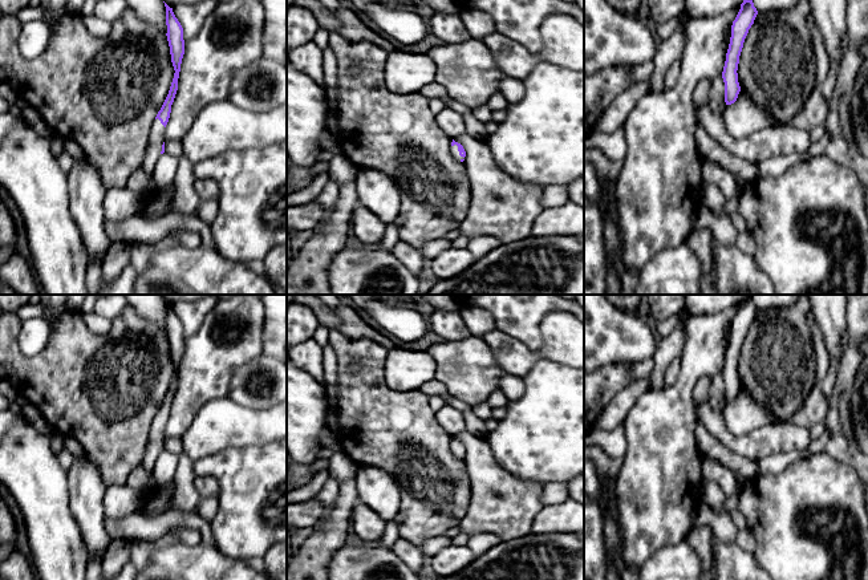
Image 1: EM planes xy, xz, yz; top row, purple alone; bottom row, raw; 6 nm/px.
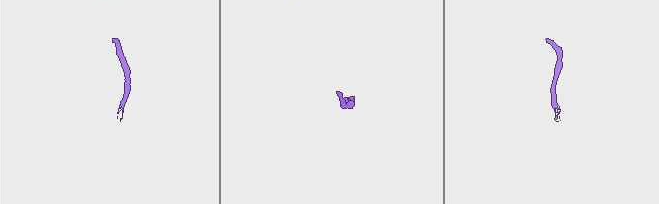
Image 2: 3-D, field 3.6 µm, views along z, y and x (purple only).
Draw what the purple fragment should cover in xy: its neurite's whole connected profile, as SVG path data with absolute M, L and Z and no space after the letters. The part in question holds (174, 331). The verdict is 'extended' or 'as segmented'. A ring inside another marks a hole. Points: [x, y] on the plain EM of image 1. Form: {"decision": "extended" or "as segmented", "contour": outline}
{"decision": "extended", "contour": "M165 300L165 304L166 304L166 323L167 323L166 333L167 333L171 360L173 360L175 370L174 370L174 376L173 376L169 392L161 407L158 409L155 418L153 421L151 429L150 429L147 447L145 450L143 459L141 463L149 472L149 478L141 491L154 491L158 488L158 484L153 476L153 467L159 453L165 450L163 430L169 419L171 402L174 399L174 396L178 388L181 361L184 352L183 325L181 320L178 319L178 316L175 315L173 305L170 305L166 300Z"}

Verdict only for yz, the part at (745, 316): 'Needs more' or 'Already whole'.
Already whole

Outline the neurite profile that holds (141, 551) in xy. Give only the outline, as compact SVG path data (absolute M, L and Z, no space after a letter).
M171 535L171 536L163 536L159 543L149 543L149 542L141 542L134 540L131 543L131 563L137 567L138 571L142 571L153 553L153 551L157 547L165 547L165 545L173 545L178 544L179 542Z

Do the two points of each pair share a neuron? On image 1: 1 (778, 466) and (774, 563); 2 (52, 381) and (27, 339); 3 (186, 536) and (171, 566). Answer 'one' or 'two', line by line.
1: two
2: two
3: two

